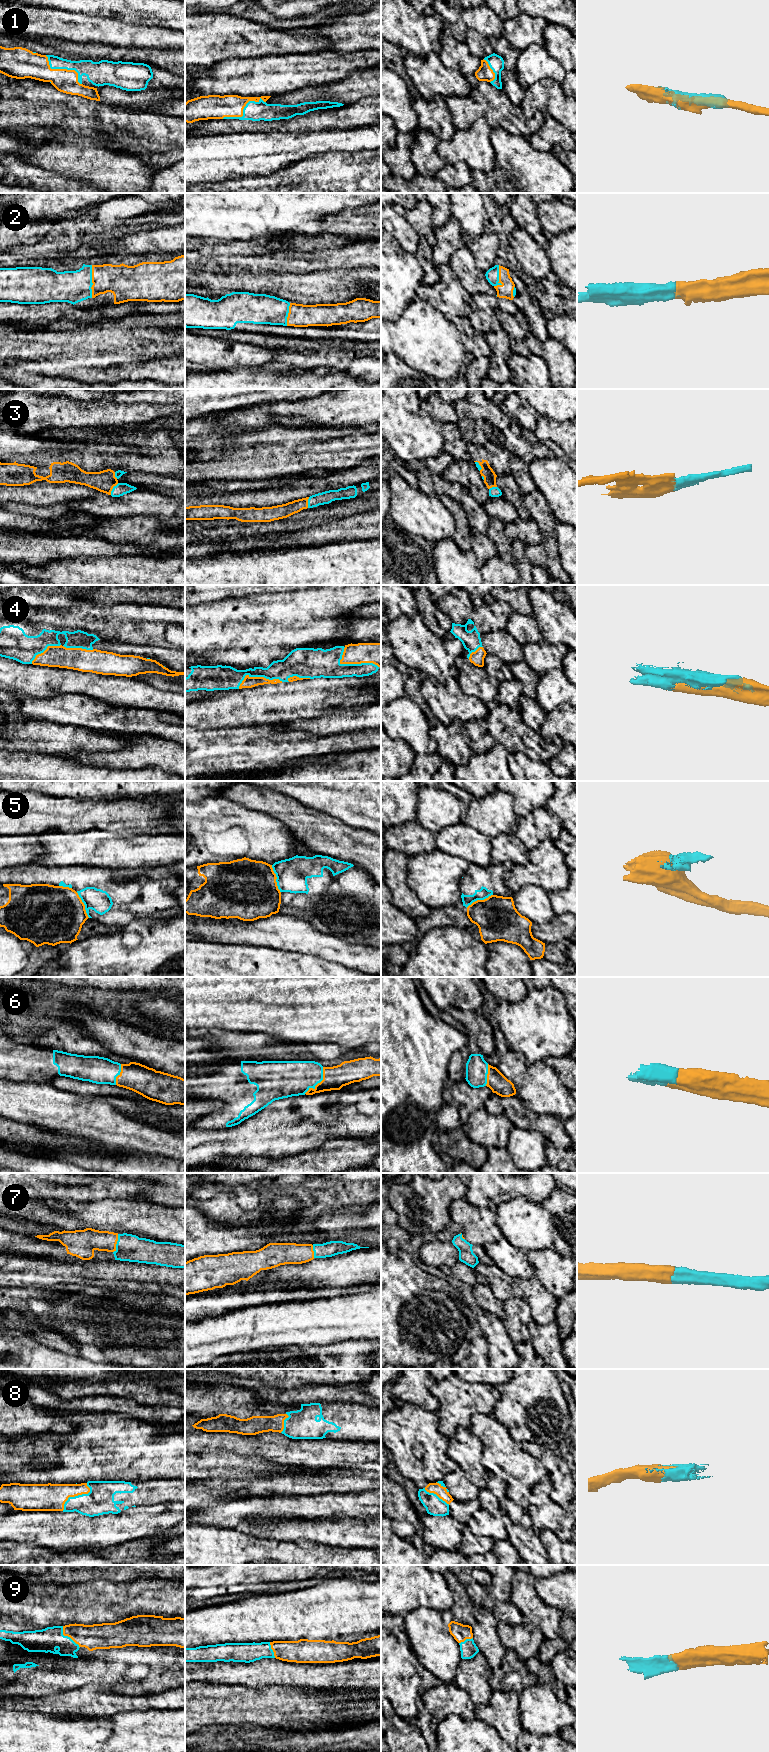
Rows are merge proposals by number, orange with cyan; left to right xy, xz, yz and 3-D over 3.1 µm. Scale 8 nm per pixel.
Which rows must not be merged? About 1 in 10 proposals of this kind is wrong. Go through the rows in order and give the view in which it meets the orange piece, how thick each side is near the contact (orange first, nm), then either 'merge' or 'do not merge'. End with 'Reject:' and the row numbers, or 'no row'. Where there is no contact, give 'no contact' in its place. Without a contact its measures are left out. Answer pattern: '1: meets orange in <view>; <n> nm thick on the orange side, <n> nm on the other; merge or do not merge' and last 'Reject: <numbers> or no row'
1: meets orange in xz; 190 nm thick on the orange side, 160 nm on the other; merge
2: meets orange in xy; 260 nm thick on the orange side, 260 nm on the other; merge
3: meets orange in xy; 170 nm thick on the orange side, 100 nm on the other; merge
4: meets orange in xz; 190 nm thick on the orange side, 220 nm on the other; merge
5: meets orange in xz; 480 nm thick on the orange side, 240 nm on the other; do not merge
6: meets orange in xz; 190 nm thick on the orange side, 280 nm on the other; merge
7: meets orange in xy; 190 nm thick on the orange side, 220 nm on the other; merge
8: meets orange in xy; 220 nm thick on the orange side, 220 nm on the other; merge
9: meets orange in xy; 200 nm thick on the orange side, 190 nm on the other; merge
Reject: 5

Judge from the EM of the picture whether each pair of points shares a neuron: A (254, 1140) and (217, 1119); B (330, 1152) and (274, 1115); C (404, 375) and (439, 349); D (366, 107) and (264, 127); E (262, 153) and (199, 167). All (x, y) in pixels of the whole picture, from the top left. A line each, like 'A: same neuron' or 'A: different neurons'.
A: different neurons
B: different neurons
C: different neurons
D: same neuron
E: same neuron

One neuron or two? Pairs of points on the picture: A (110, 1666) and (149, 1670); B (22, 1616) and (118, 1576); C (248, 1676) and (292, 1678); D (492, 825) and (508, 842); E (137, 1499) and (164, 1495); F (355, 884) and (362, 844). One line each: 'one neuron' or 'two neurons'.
A: one neuron
B: two neurons
C: one neuron
D: two neurons
E: one neuron
F: two neurons

